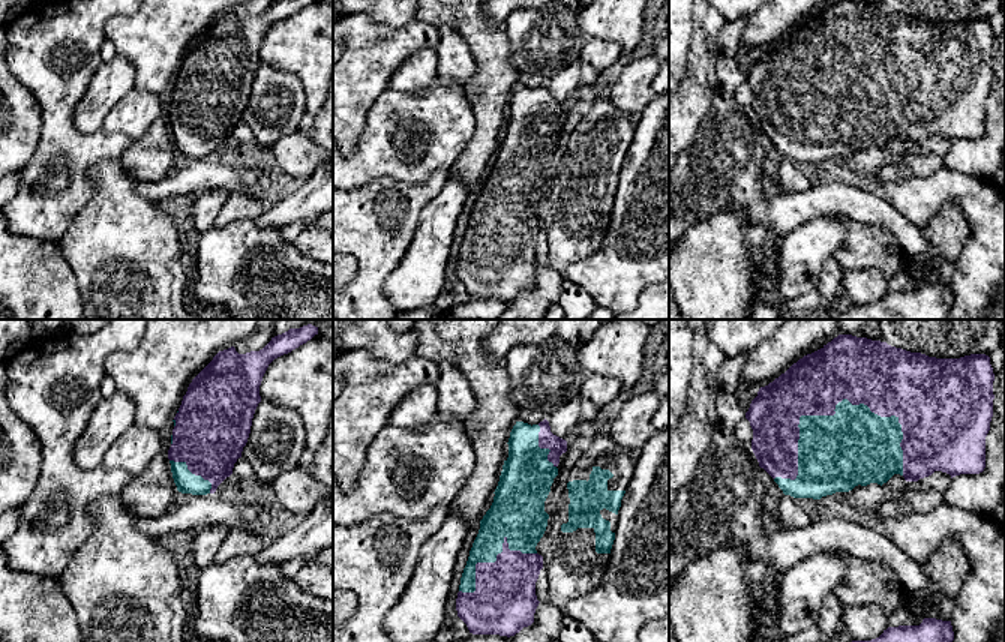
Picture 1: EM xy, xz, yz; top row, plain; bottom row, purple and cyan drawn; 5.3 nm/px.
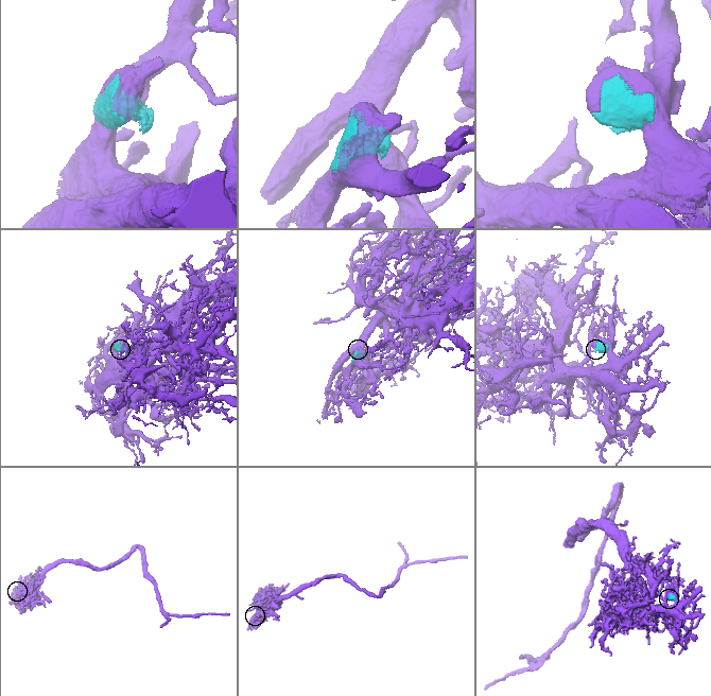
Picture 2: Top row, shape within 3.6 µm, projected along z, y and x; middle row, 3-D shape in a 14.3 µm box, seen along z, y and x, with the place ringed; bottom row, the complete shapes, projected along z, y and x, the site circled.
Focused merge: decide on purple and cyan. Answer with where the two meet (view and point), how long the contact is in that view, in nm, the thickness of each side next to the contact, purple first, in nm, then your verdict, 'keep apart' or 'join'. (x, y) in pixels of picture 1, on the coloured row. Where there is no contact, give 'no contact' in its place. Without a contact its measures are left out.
yz (812, 414) | 750 nm | 320/400 nm | join

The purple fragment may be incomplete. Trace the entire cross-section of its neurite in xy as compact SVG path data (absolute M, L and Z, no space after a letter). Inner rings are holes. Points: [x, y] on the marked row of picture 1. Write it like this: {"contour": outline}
{"contour": "M308 324L272 338L260 351L219 351L192 380L174 417L168 459L177 490L214 494L232 474L248 442L261 402L260 386L268 364L318 334Z"}

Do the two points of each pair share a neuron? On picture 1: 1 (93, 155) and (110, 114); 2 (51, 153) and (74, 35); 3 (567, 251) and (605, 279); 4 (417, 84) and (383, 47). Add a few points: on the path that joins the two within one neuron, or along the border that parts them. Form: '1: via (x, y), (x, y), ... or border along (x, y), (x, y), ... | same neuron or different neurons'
1: border along (72, 114), (84, 134), (119, 131), (132, 140) | different neurons
2: via (57, 123), (57, 65) | same neuron
3: border along (605, 234), (594, 252), (561, 272), (563, 278) | different neurons
4: border along (432, 48), (413, 53), (398, 68), (389, 89) | different neurons

